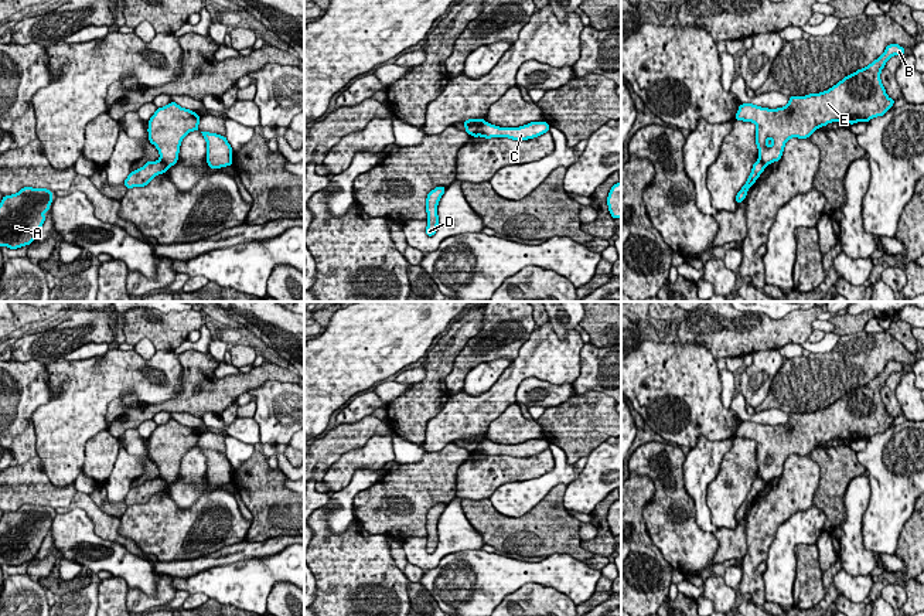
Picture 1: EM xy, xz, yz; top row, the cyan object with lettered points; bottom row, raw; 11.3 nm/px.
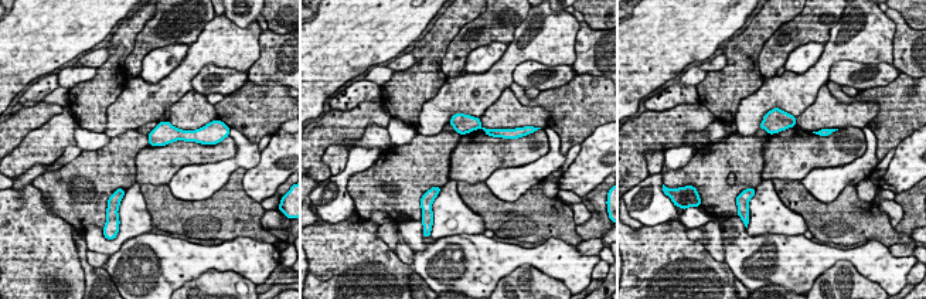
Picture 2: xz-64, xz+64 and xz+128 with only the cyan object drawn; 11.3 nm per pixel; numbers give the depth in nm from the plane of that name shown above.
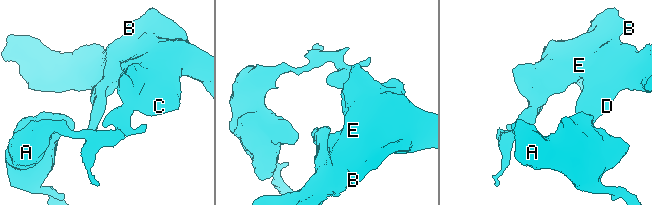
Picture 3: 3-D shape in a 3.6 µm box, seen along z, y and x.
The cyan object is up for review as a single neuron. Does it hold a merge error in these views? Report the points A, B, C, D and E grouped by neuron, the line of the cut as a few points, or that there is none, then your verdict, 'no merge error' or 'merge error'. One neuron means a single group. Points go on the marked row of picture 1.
A / B C D E | xz (484, 121), (471, 135) | merge error

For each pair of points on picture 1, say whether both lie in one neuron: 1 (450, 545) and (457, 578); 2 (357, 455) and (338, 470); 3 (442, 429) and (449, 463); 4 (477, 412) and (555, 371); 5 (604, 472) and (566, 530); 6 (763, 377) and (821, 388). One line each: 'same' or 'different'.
1: different
2: same
3: different
4: same
5: different
6: different

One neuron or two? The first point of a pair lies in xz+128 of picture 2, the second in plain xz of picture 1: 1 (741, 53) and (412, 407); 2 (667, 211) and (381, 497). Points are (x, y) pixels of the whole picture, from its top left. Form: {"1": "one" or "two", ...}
{"1": "one", "2": "two"}

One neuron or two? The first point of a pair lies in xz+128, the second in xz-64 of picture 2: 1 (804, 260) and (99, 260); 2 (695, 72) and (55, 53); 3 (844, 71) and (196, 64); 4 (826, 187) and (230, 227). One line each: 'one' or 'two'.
1: two
2: two
3: two
4: two

